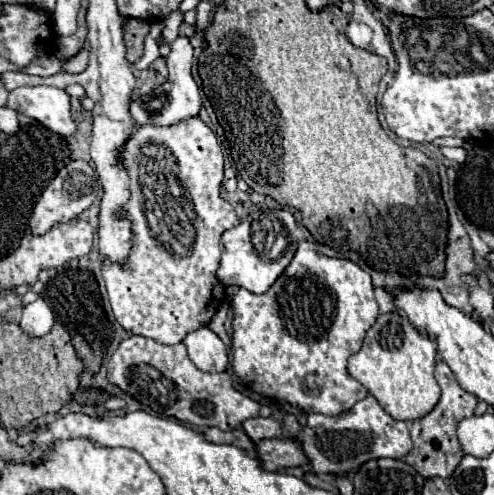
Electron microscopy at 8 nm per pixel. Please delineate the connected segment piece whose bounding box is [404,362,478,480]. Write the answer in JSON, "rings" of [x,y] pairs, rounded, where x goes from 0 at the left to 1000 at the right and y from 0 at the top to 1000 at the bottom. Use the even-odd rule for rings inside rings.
{"rings":[[[887,731],[883,735],[883,772],[887,780],[895,784],[895,800],[891,800],[891,812],[883,816],[883,824],[862,836],[858,844],[834,853],[830,861],[830,877],[834,877],[834,889],[838,889],[838,905],[834,913],[818,925],[822,937],[830,937],[854,966],[911,966],[915,954],[923,949],[923,941],[931,937],[935,929],[935,905],[927,897],[927,885],[923,885],[923,861],[935,844],[943,840],[955,840],[960,828],[964,828],[964,816],[968,816],[968,804],[960,796],[947,796],[943,788],[931,784],[931,776],[923,772],[915,747],[907,743],[903,731]]]}

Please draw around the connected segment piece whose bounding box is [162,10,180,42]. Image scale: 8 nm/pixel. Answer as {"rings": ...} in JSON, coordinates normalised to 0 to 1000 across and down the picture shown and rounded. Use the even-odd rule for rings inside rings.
{"rings":[[[356,20],[352,28],[344,28],[344,32],[336,36],[336,57],[332,57],[332,65],[328,65],[328,69],[340,77],[340,85],[352,81],[352,69],[360,69],[360,65],[356,65],[360,53],[364,53],[364,28],[360,28],[360,20]]]}

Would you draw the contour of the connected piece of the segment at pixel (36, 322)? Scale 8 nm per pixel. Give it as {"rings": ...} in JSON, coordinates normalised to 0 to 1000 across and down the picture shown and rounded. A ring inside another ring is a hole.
{"rings":[[[77,602],[73,610],[49,618],[49,634],[45,634],[40,659],[45,659],[45,667],[57,679],[85,683],[85,679],[93,679],[105,667],[109,634],[105,634],[101,618],[85,602]]]}

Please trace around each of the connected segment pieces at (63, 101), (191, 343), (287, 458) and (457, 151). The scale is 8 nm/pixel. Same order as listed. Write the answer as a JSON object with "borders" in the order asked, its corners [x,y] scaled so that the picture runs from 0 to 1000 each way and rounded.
{"borders":[[[[40,174],[20,186],[16,214],[126,275],[158,259],[142,234],[142,194],[109,174]]],[[[401,663],[372,683],[385,727],[409,752],[453,752],[462,739],[462,715],[453,691],[421,663]]],[[[559,885],[559,889],[526,889],[518,893],[518,921],[534,949],[567,949],[587,941],[615,941],[619,921],[599,889]]],[[[891,299],[891,307],[899,311],[899,319],[919,323],[927,331],[935,331],[943,323],[943,303],[939,299]]]]}

